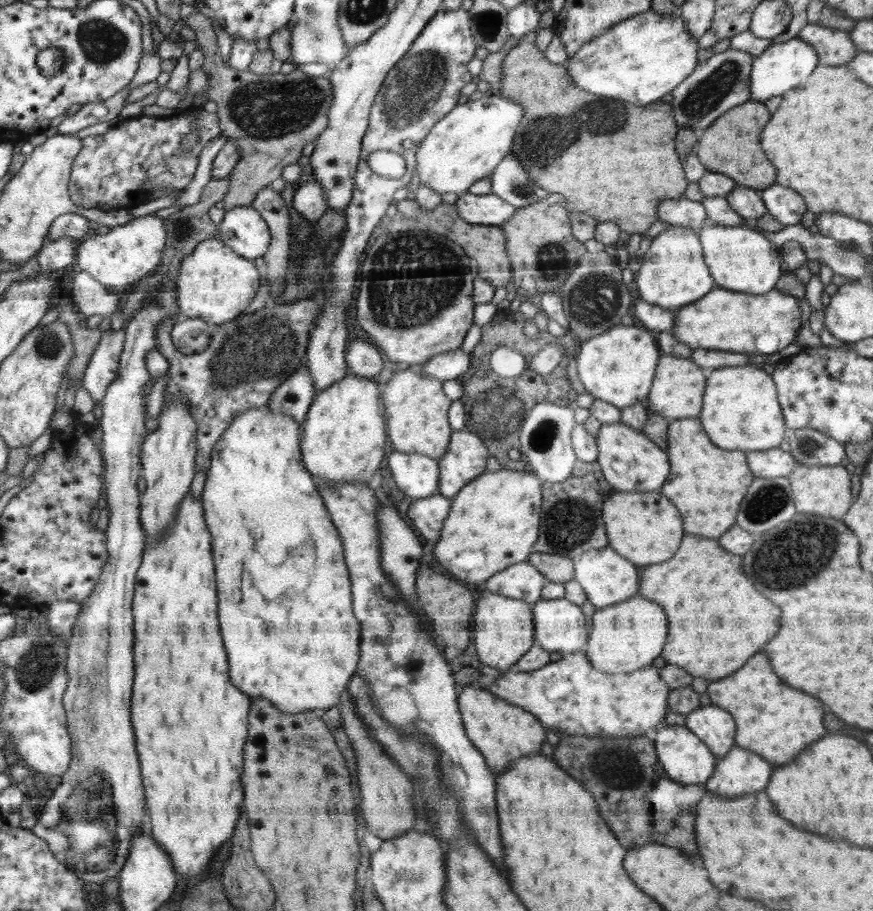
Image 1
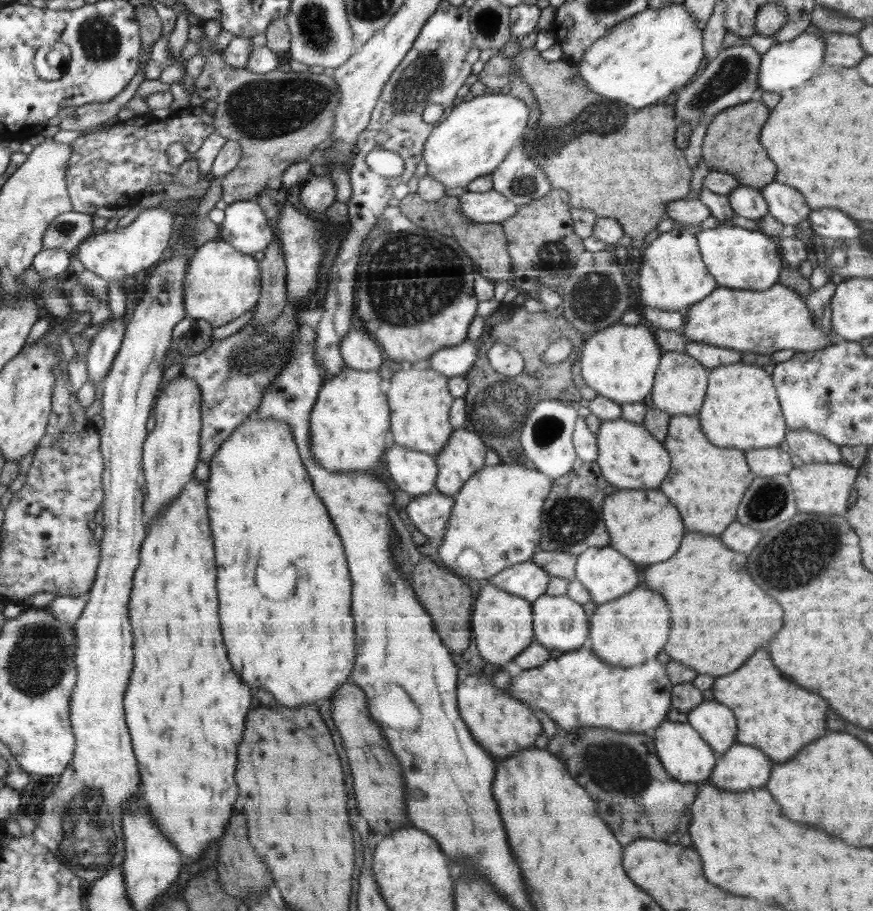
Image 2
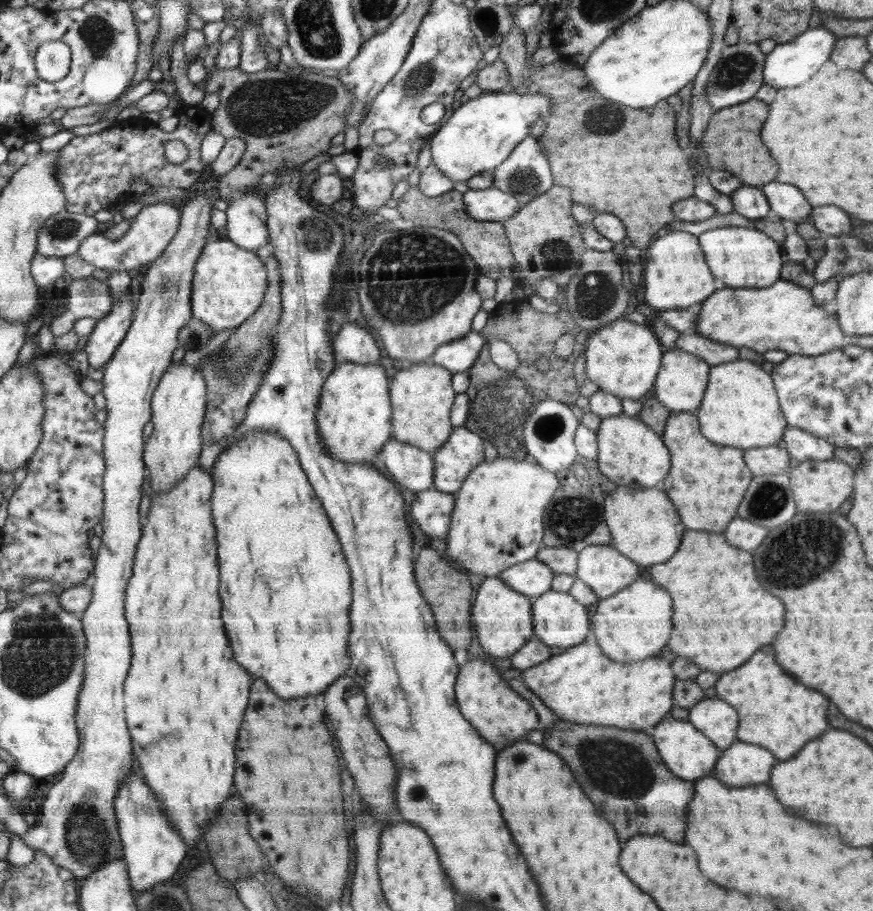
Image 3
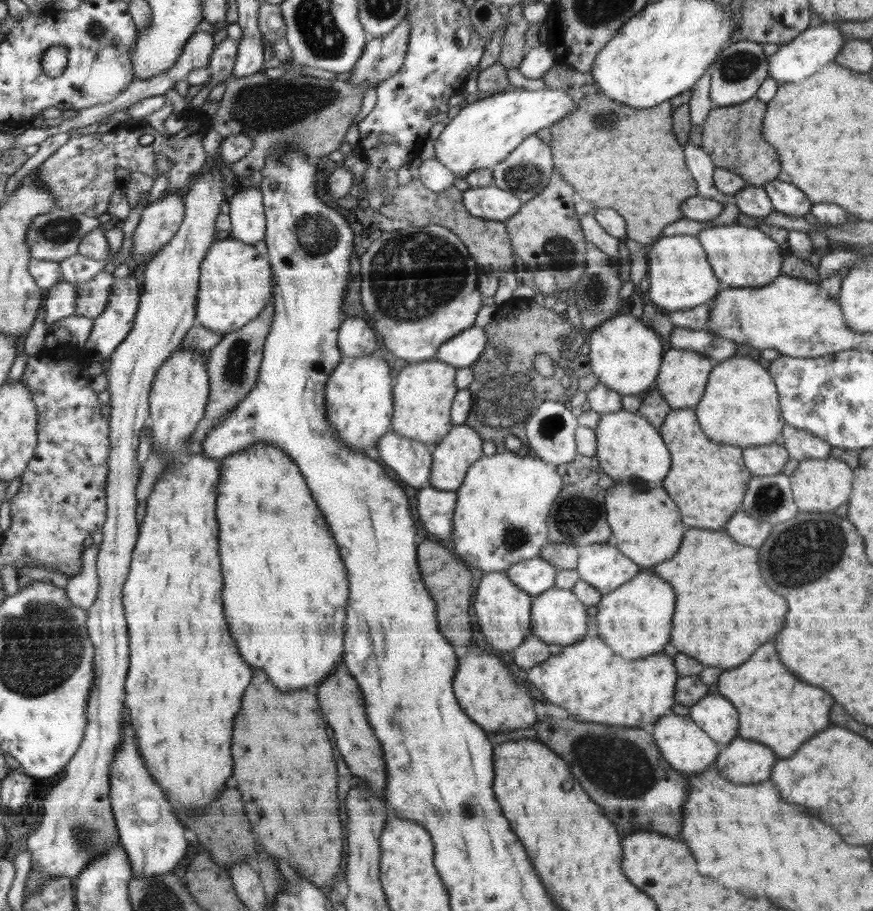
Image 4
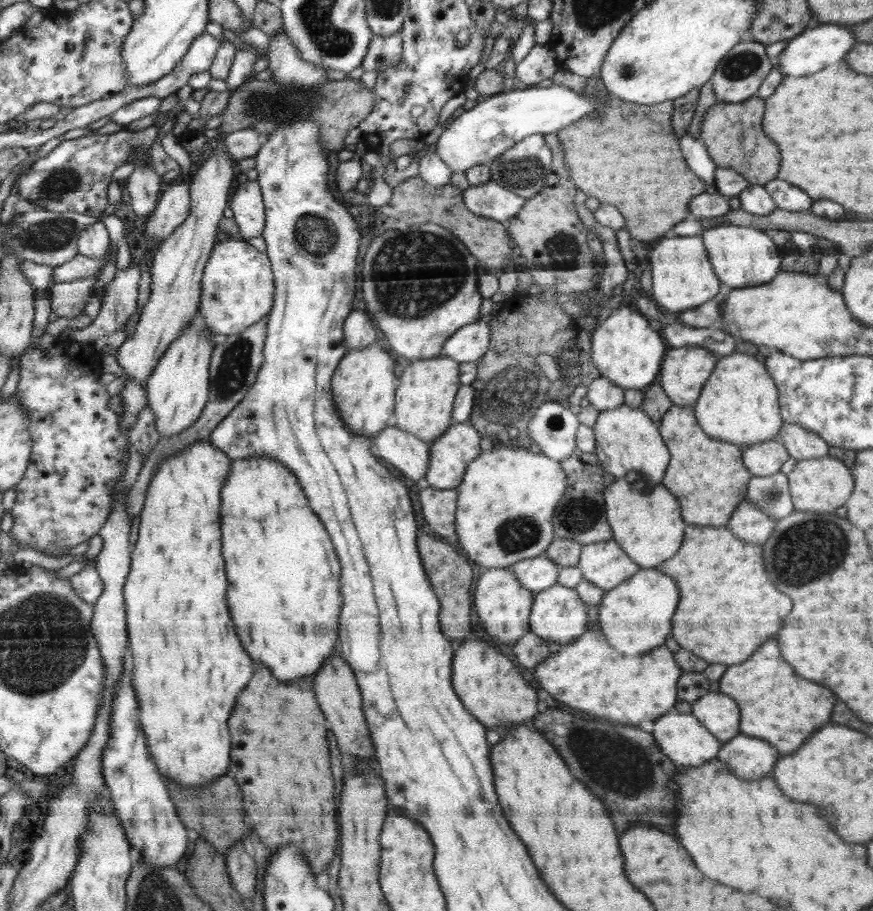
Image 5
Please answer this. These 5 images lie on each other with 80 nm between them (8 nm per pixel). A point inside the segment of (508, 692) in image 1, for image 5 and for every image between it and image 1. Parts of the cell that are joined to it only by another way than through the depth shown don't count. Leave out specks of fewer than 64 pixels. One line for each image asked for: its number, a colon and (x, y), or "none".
2: (576, 689)
3: (581, 685)
4: (590, 683)
5: (585, 674)

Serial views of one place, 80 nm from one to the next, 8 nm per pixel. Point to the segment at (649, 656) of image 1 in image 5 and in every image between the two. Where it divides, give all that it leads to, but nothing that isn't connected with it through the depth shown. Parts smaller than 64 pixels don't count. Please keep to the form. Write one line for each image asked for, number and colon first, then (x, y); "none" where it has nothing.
2: (629, 630)
3: (633, 624)
4: (635, 620)
5: (635, 616)

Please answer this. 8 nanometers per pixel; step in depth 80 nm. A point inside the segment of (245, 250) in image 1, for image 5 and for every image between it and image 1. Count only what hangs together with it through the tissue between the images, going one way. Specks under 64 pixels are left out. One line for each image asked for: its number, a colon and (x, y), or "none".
2: (246, 227)
3: (247, 216)
4: (247, 214)
5: (249, 210)

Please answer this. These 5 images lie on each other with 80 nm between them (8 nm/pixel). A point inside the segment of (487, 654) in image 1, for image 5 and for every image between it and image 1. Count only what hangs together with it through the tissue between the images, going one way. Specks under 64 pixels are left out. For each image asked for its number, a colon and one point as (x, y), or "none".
2: (503, 623)
3: (504, 618)
4: (503, 610)
5: (503, 604)

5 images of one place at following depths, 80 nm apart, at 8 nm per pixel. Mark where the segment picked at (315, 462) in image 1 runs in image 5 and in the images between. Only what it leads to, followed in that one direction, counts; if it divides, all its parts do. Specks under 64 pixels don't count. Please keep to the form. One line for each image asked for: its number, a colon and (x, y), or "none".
2: (349, 422)
3: (354, 414)
4: (360, 403)
5: (365, 386)

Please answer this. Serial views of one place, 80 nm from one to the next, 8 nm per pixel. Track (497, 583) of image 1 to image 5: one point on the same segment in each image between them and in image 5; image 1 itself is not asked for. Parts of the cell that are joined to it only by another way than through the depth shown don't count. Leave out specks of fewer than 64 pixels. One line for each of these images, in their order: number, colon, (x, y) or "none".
2: (528, 580)
3: (533, 578)
4: (535, 576)
5: (539, 573)

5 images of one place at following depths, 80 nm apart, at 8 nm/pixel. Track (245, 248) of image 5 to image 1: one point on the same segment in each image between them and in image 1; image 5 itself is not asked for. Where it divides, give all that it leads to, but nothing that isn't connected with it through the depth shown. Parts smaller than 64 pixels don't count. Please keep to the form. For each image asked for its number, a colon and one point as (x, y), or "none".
1: (215, 284)
2: (222, 284)
3: (230, 283)
4: (235, 283)

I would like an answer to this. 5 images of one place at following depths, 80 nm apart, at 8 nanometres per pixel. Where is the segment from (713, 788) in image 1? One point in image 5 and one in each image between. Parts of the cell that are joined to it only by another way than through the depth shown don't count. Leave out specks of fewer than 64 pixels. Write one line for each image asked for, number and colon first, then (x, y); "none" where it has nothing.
2: (740, 768)
3: (740, 764)
4: (742, 762)
5: (748, 758)

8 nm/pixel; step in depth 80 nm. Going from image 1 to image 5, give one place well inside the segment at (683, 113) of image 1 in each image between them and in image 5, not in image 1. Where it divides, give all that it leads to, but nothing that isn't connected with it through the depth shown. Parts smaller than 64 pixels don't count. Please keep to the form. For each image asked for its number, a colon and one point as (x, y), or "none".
2: (730, 79)
3: (736, 77)
4: (739, 69)
5: (738, 76)

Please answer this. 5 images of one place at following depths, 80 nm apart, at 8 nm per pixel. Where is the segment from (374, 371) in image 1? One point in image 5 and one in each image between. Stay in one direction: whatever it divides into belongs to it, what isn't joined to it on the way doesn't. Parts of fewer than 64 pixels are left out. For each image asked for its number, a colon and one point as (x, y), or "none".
2: (359, 351)
3: (355, 344)
4: (356, 338)
5: (359, 332)

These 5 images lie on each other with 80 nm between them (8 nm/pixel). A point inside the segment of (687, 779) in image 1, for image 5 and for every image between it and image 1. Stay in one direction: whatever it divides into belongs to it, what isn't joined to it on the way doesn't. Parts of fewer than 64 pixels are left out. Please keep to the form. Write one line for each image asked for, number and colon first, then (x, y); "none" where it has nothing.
2: (688, 758)
3: (687, 752)
4: (688, 749)
5: (683, 739)

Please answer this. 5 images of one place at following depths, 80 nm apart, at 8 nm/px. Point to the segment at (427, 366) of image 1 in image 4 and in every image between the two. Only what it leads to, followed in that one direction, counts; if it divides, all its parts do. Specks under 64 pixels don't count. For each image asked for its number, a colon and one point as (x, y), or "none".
2: (456, 360)
3: (459, 355)
4: (464, 349)

